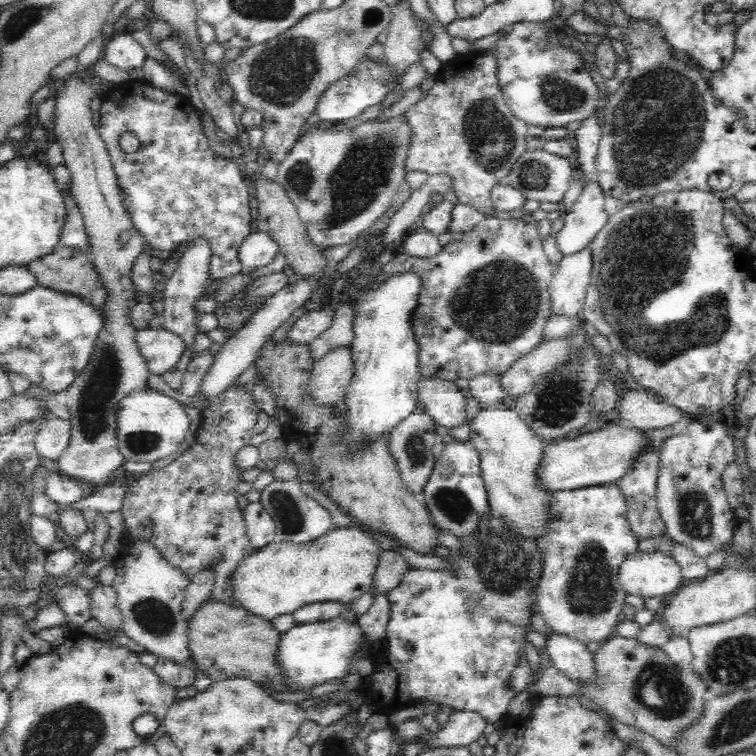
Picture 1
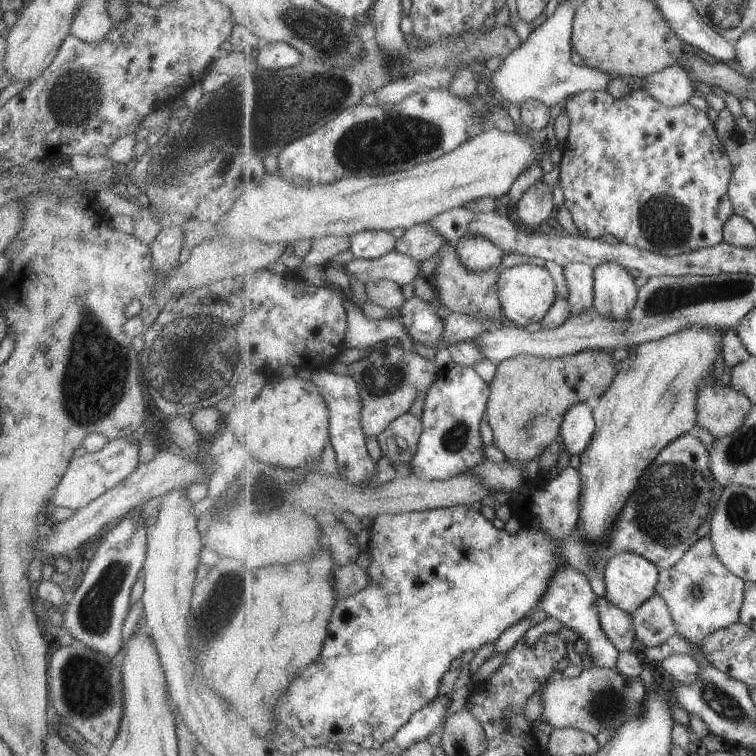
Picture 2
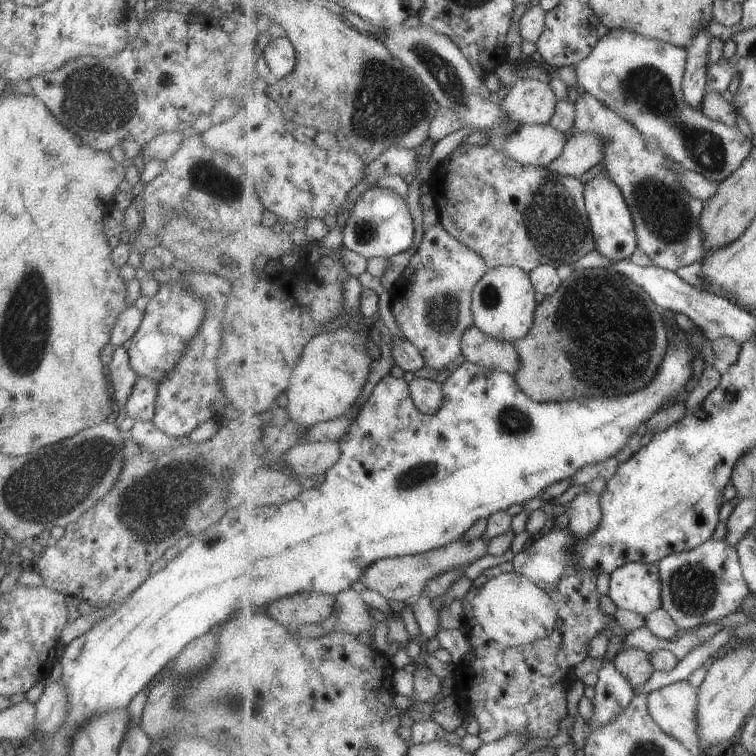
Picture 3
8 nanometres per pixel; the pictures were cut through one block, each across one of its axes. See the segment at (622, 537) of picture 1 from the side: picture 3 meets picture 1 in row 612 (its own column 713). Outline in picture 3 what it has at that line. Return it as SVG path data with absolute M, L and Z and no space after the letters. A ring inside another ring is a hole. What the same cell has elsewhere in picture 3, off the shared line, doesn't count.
M725 539L706 540L688 551L671 553L658 562L663 583L663 604L683 632L693 632L700 626L740 611L745 597L751 594L738 550Z

